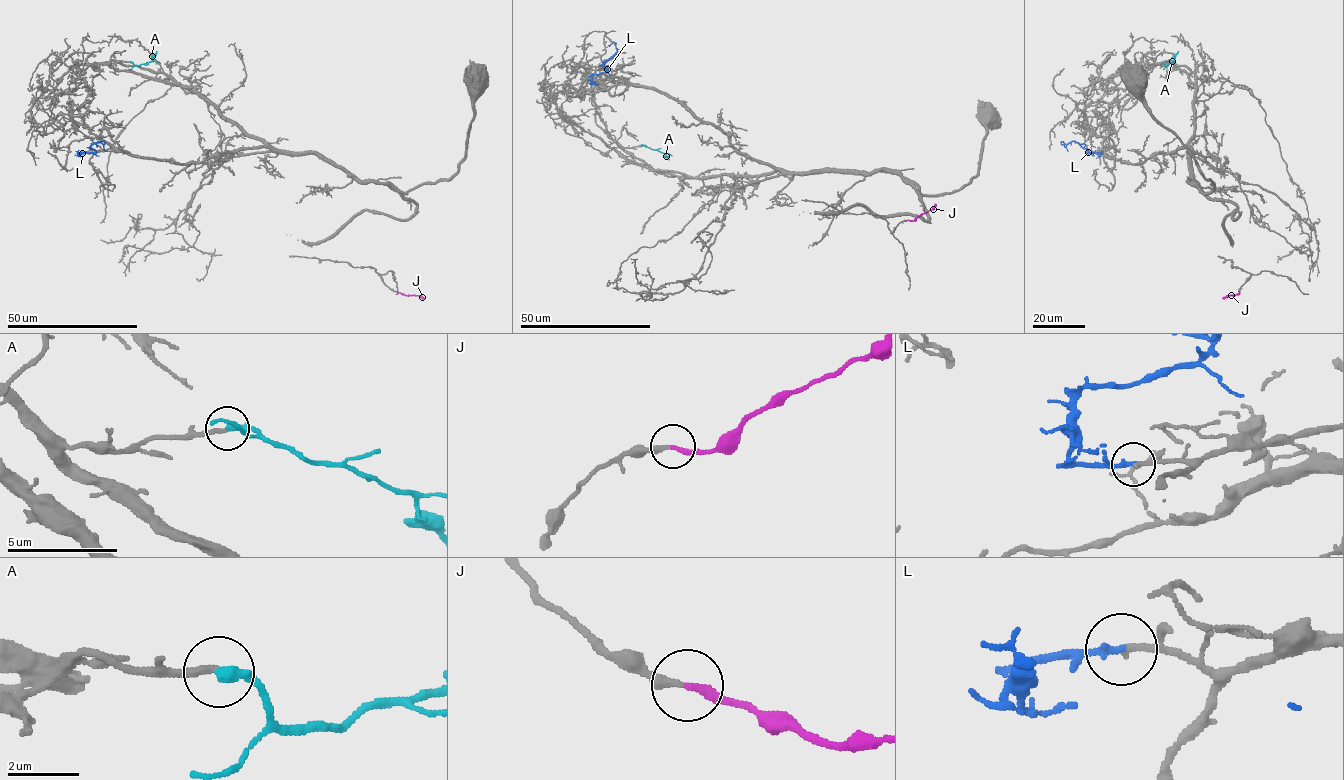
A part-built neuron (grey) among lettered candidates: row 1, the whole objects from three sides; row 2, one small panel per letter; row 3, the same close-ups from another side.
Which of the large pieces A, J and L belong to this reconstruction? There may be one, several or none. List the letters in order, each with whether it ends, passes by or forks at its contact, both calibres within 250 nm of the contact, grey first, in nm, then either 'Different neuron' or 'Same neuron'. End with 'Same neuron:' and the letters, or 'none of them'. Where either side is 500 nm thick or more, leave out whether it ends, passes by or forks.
A: It ends there. Thickness 200 nm (grey) against 340 nm. Same neuron
J: It ends there. Thickness 260 nm (grey) against 240 nm. Same neuron
L: It ends there. Thickness 140 nm (grey) against 220 nm. Different neuron
Same neuron: A, J

